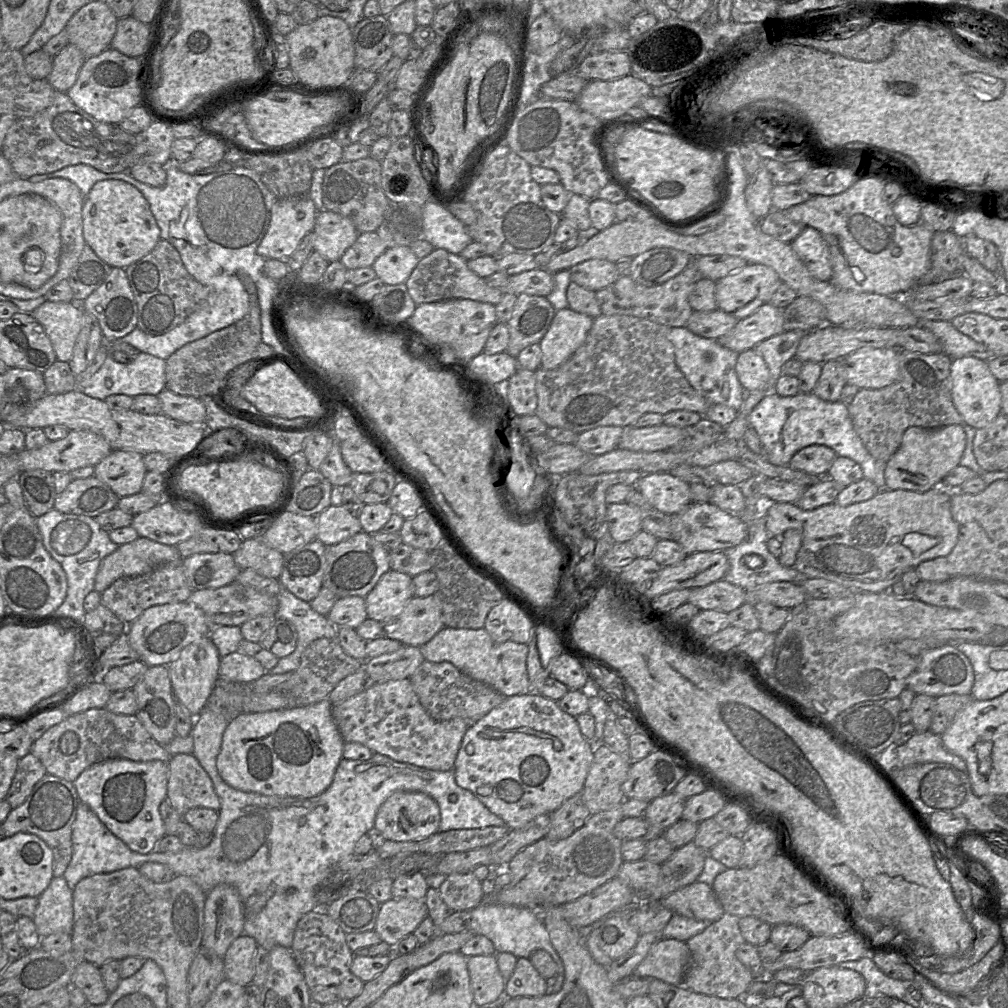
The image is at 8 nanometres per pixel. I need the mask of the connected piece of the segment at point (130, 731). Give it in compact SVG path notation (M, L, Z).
M89 709L70 715L34 741L30 753L38 758L47 774L69 782L91 765L108 759L135 762L160 760L168 763L171 755L146 730L135 715L114 714L107 709Z

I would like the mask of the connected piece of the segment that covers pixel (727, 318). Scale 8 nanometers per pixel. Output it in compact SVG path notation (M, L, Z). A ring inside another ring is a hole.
M719 309L708 312L693 311L686 328L700 337L716 340L729 332L737 322L736 317Z

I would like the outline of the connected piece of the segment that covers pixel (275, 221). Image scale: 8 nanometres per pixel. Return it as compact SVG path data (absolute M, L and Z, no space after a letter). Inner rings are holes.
M309 196L276 199L271 209L269 228L256 252L265 259L287 260L302 239L313 231L317 214L318 211Z

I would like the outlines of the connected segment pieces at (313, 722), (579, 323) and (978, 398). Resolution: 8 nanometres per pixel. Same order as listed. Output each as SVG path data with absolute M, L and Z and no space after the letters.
M328 699L303 707L266 712L242 713L231 719L223 733L216 766L222 780L230 787L266 796L312 798L332 783L339 762L343 759L343 740L331 712Z
M569 307L557 310L551 324L539 342L541 348L540 368L552 370L563 364L584 343L593 319L585 314L575 312Z
M976 357L954 358L950 377L952 400L965 424L980 429L989 425L1002 412L1000 382L989 370L987 361Z

